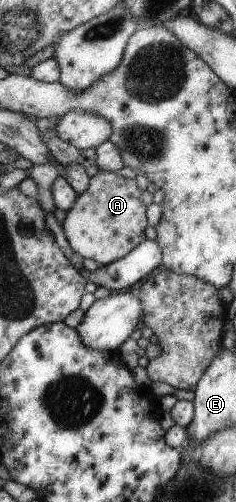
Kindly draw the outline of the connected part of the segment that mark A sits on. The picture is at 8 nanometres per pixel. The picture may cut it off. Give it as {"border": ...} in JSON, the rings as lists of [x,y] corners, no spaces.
{"border":[[[110,139],[96,148],[95,174],[90,177],[89,187],[82,194],[78,194],[74,207],[66,213],[62,223],[68,244],[72,247],[72,253],[79,254],[83,259],[93,259],[102,266],[122,258],[145,239],[147,205],[141,201],[141,189],[135,183],[135,179],[124,178],[119,173],[124,166],[119,148]]]}

